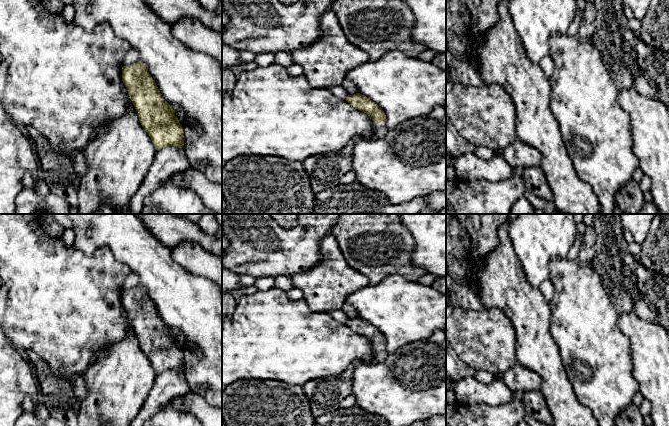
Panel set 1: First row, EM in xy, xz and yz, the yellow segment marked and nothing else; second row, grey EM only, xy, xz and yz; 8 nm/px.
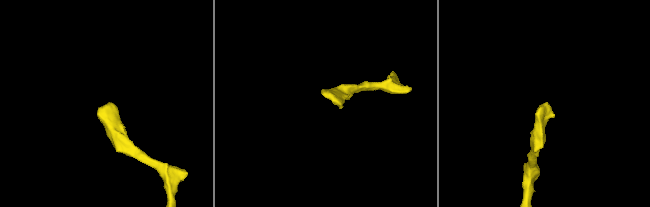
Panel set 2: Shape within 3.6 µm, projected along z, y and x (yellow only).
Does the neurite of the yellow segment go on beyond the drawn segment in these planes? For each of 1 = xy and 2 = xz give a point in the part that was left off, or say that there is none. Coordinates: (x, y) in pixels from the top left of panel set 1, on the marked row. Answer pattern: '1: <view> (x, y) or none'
1: none
2: xz (381, 129)

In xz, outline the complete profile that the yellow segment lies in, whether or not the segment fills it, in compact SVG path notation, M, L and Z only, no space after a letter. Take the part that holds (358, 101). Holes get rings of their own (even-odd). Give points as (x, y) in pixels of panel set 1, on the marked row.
M360 93L348 95L345 100L354 108L366 113L371 120L377 123L369 140L378 140L386 136L389 129L385 124L386 115L381 107Z

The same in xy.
M141 61L122 67L122 81L142 127L156 150L167 146L183 148L184 131L173 106L162 97L155 81Z

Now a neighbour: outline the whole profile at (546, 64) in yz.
M550 55L545 56L538 64L544 72L546 78L550 78L554 71L554 63Z

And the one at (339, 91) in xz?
M340 85L340 86L331 86L328 89L331 91L332 94L334 94L339 99L345 100L346 97L348 96L347 90L342 85Z

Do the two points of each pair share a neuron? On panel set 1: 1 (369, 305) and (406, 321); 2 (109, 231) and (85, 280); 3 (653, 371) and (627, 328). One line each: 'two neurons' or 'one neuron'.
1: one neuron
2: two neurons
3: one neuron

